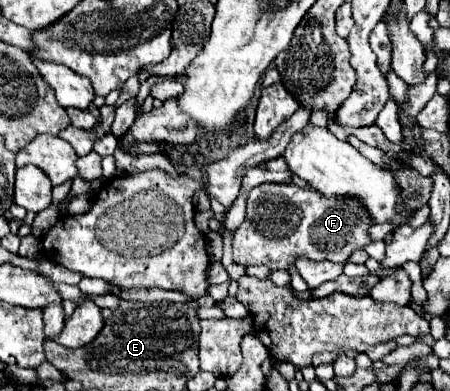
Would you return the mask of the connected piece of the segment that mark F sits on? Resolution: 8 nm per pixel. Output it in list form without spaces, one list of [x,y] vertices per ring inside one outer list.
[[[259,184],[251,190],[247,200],[247,218],[239,232],[233,236],[233,262],[241,266],[267,266],[271,270],[289,270],[295,264],[297,256],[307,256],[311,260],[331,260],[347,264],[355,250],[371,244],[369,228],[373,226],[367,210],[359,206],[359,202],[351,202],[351,198],[339,196],[323,196],[319,190],[307,186],[299,188],[295,184]]]

